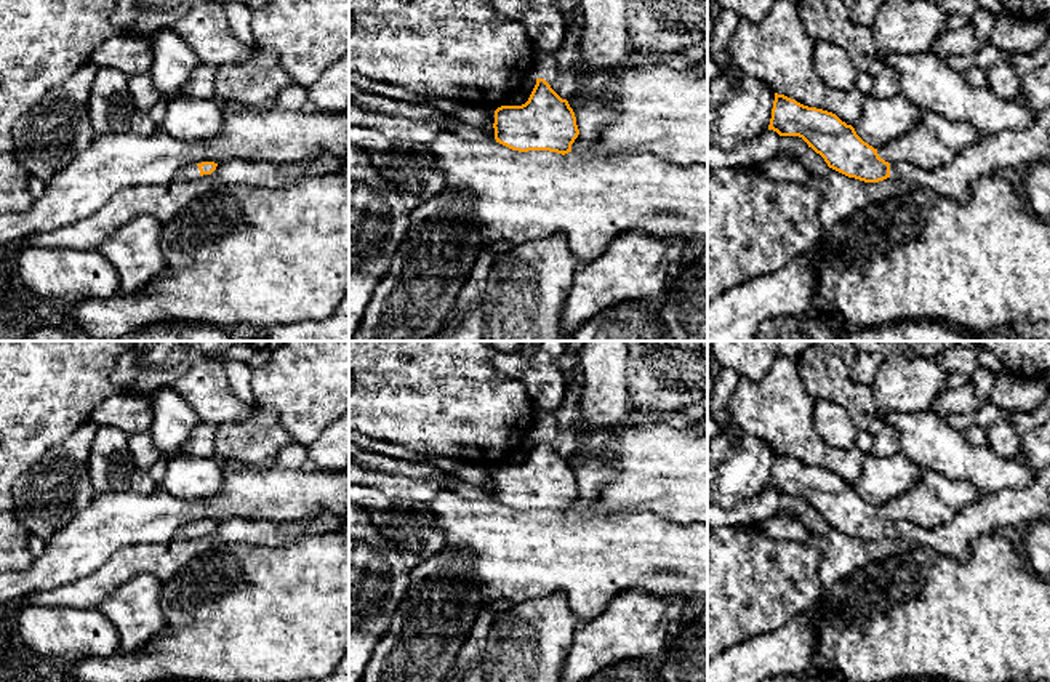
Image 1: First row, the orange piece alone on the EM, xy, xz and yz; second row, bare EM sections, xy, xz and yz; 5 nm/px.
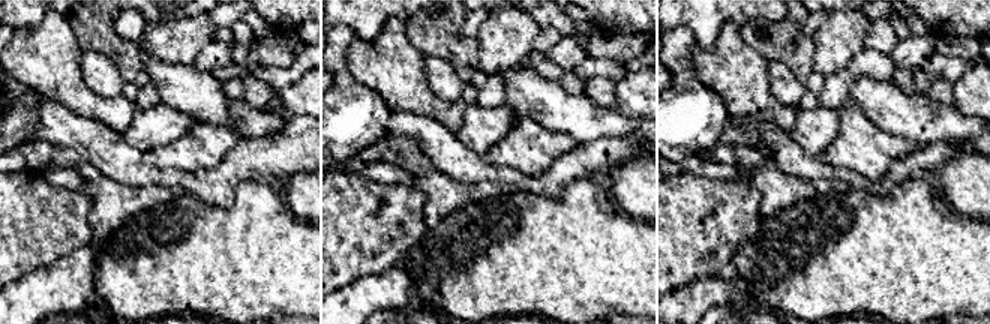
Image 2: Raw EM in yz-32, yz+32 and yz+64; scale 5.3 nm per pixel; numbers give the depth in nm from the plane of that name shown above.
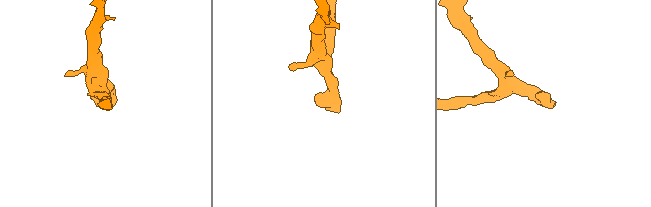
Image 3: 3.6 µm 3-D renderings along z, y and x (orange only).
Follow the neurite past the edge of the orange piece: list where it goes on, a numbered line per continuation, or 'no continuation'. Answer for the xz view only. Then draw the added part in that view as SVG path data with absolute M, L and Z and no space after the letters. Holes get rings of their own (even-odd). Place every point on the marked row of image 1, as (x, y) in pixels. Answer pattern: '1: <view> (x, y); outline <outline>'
no continuation

